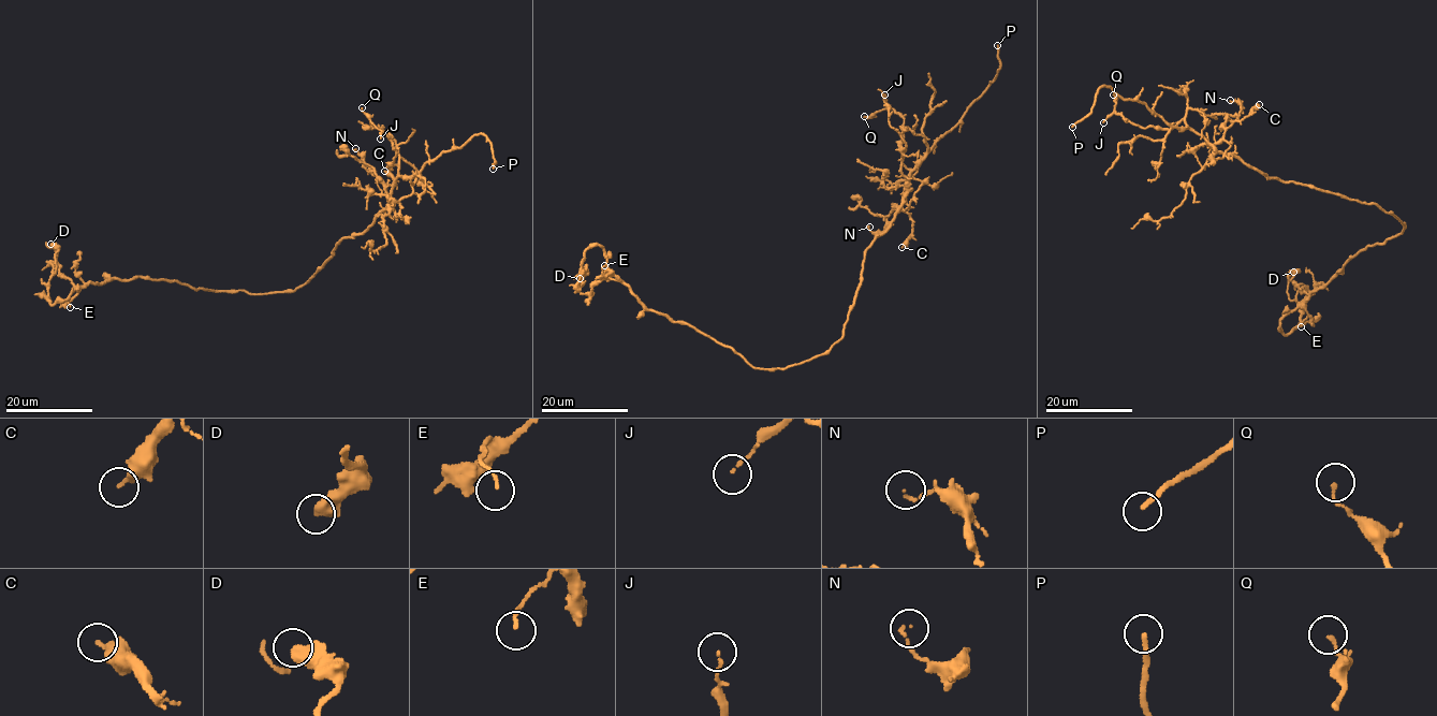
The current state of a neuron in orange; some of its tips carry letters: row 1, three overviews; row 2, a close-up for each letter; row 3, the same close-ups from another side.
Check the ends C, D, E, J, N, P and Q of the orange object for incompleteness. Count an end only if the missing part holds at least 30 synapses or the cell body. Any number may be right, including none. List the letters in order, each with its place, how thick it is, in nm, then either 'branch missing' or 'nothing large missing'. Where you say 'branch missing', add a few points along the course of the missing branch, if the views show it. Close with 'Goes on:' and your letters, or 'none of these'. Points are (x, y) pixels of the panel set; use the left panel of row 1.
C: place (384, 171); calibre 320 nm; nothing large missing
D: place (50, 244); calibre 500 nm; nothing large missing
E: place (70, 307); calibre 110 nm; nothing large missing
J: place (380, 139); calibre 100 nm; nothing large missing
N: place (355, 148); calibre 90 nm; nothing large missing
P: place (493, 169); calibre 180 nm; branch missing; course (493, 169), (487, 180), (487, 171), (458, 136), (437, 122), (415, 102), (404, 81), (393, 35), (382, 22)
Q: place (362, 107); calibre 120 nm; nothing large missing
Goes on: P

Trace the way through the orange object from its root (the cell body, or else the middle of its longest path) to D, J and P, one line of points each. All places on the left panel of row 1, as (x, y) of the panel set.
D: (304, 285), (254, 294), (110, 278), (76, 287), (53, 305), (47, 281), (58, 248), (50, 244)
J: (304, 285), (340, 239), (362, 233), (391, 203), (398, 167), (389, 167), (396, 150), (383, 131), (380, 139)
P: (304, 285), (340, 239), (362, 233), (391, 203), (398, 176), (418, 173), (480, 133), (490, 144), (493, 169)

